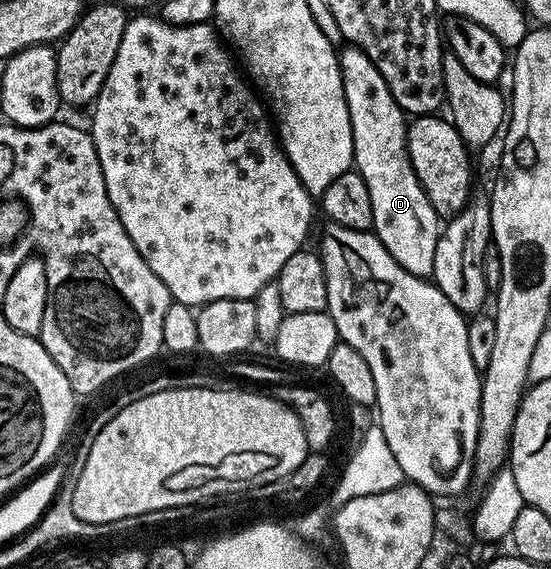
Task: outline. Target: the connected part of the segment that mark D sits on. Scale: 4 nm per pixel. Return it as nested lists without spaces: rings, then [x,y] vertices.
[[[351,46],[339,49],[342,90],[352,127],[352,159],[355,171],[366,182],[372,203],[371,231],[390,250],[394,262],[410,274],[431,277],[434,250],[440,241],[442,218],[434,210],[426,190],[420,185],[408,157],[406,113],[387,88],[378,66],[362,50]]]

